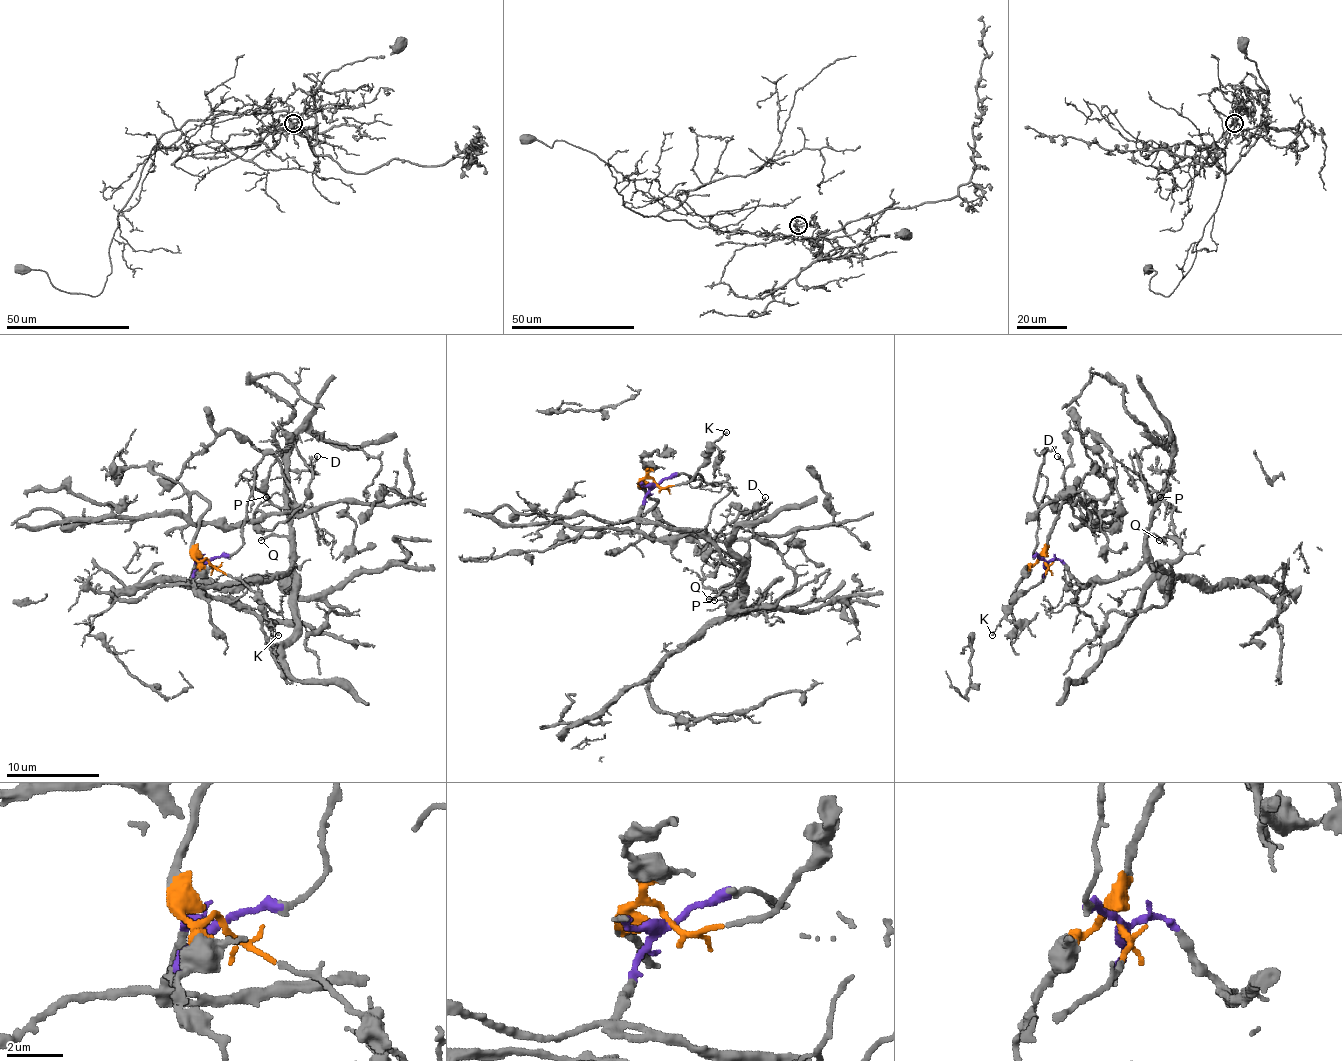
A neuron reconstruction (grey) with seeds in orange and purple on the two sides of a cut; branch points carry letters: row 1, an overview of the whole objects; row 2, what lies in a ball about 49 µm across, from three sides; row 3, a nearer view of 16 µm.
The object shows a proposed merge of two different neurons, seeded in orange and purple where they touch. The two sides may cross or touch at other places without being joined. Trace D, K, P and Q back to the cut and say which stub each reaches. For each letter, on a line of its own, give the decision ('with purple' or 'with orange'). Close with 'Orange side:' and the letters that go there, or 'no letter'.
D: with orange
K: with orange
P: with purple
Q: with purple
Orange side: D, K

